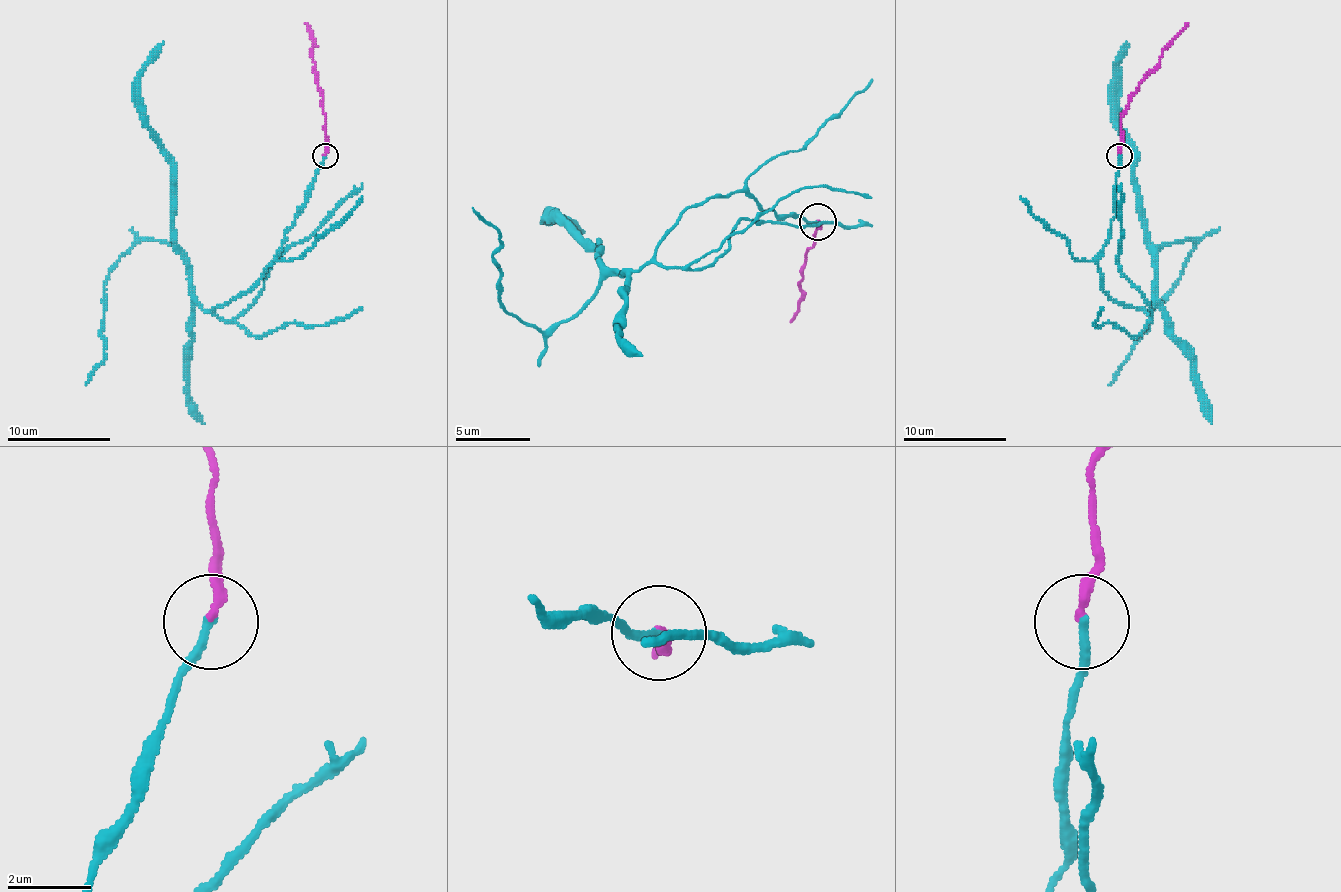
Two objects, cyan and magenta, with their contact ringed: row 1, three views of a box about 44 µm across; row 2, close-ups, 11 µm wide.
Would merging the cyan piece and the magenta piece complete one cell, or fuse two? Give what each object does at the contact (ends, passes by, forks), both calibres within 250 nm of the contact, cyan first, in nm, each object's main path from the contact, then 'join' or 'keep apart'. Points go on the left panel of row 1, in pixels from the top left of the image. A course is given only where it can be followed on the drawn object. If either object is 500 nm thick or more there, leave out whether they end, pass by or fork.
cyan ends; magenta ends; calibres 220 and 240 nm; course cyan (325, 155), (274, 261), (235, 299), (204, 310), (181, 255), (132, 245), (104, 286), (104, 361), (85, 384); course magenta (325, 155), (325, 113), (313, 62), (313, 31), (305, 23); keep apart

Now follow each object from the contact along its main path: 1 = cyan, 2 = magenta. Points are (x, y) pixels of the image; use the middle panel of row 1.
1: (818, 221), (714, 195), (539, 332), (498, 303), (498, 232), (472, 206)
2: (818, 221), (800, 280), (800, 310), (789, 321)

